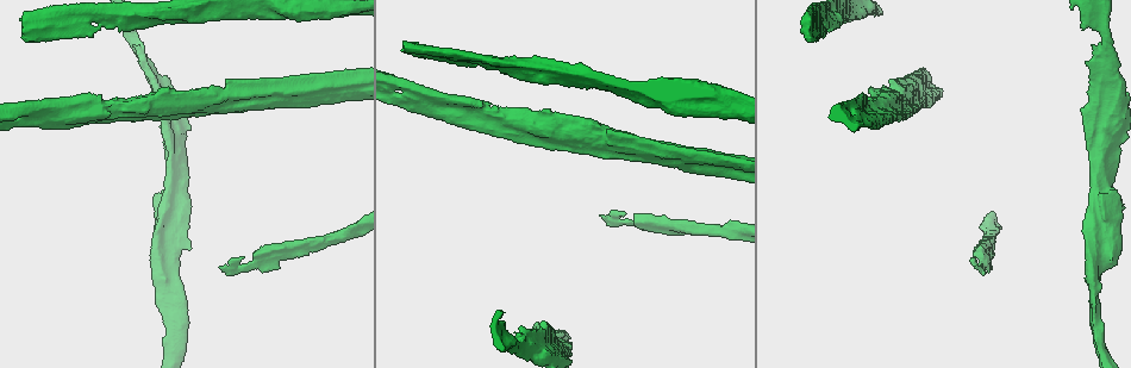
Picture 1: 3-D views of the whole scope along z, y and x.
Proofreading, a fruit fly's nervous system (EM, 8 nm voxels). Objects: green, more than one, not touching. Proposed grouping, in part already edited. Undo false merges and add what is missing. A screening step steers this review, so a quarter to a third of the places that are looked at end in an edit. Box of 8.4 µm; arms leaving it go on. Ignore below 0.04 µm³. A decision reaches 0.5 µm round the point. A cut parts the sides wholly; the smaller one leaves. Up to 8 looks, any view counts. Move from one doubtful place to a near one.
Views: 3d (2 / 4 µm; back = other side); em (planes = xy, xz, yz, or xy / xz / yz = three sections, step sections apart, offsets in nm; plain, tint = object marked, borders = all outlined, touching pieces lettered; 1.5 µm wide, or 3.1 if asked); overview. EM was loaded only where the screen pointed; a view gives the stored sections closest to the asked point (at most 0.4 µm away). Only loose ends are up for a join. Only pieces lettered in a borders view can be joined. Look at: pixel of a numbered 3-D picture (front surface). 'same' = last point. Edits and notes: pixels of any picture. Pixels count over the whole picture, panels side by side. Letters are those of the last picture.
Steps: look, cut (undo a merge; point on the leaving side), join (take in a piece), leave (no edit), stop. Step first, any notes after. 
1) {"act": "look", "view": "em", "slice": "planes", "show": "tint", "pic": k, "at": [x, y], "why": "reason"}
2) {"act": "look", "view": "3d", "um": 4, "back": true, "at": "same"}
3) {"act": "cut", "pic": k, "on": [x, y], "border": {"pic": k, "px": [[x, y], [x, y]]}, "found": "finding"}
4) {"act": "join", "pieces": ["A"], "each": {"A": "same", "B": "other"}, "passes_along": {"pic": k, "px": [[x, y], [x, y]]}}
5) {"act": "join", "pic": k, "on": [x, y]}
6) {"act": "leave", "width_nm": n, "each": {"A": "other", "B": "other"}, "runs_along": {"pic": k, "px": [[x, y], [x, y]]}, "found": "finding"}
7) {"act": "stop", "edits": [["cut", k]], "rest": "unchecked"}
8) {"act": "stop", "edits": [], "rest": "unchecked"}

{"act": "look", "view": "3d", "um": 2, "pic": 1, "at": [1107, 188], "why": "calibre changes"}

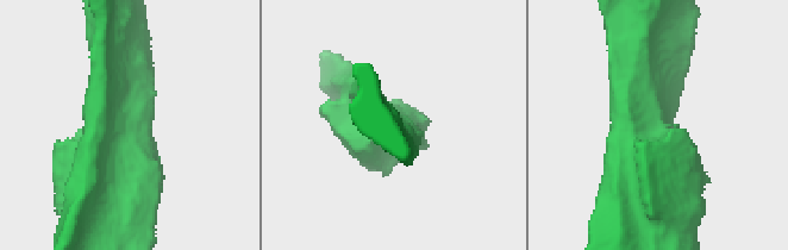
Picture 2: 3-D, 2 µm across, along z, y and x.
{"act": "look", "view": "em", "slice": "xy", "step": 8, "show": "borders", "pic": 2, "at": [653, 121], "arm_widths_nm": [280, 480]}

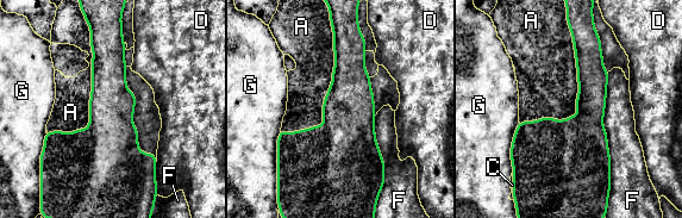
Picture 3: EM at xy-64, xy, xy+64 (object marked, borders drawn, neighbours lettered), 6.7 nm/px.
{"act": "leave", "each": {"A": "other", "C": "other", "D": "other", "F": "other", "G": "other"}, "border": {"pic": 3, "px": [[570, 30], [576, 113], [519, 123]]}, "found": "all the same neuron"}

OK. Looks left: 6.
{"act": "look", "view": "em", "slice": "planes", "show": "borders", "pic": 1, "at": [801, 18], "why": "an open end"}

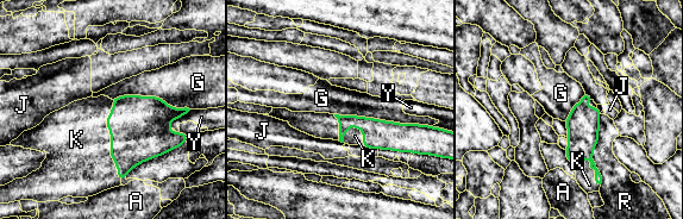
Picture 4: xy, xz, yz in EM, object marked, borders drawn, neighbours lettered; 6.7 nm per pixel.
{"act": "join", "pieces": ["K"], "each": {"A": "other", "G": "other", "J": "other", "K": "same", "R": "other", "Y": "other"}, "found": "it goes on there"}

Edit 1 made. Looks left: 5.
{"act": "look", "view": "overview"}

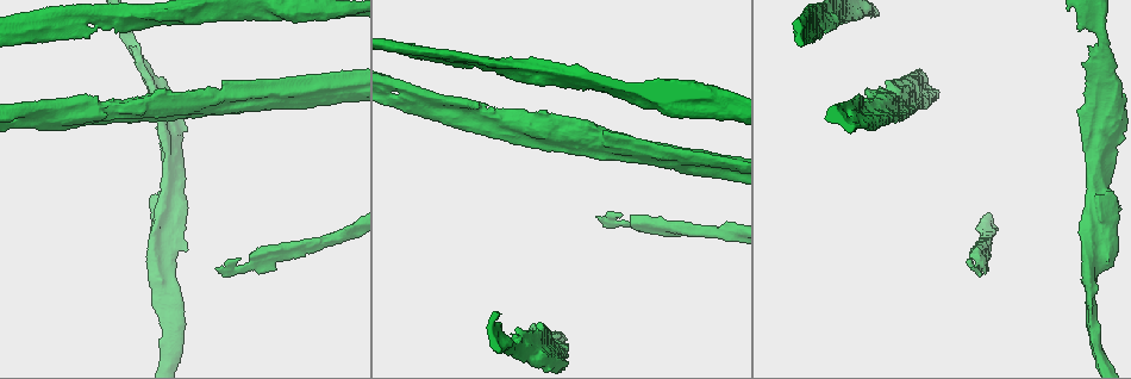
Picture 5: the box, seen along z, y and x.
{"act": "look", "view": "em", "slice": "xy", "step": 4, "show": "borders", "pic": 5, "at": [613, 93], "why": "an open end"}

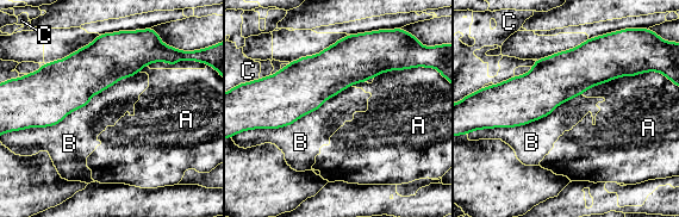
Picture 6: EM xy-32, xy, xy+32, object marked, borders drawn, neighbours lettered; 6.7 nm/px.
{"act": "leave", "each": {"A": "other", "B": "other", "C": "other"}, "runs_along": {"pic": 6, "px": [[623, 73], [560, 76], [500, 124]]}, "found": "none of them fits"}

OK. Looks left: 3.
{"act": "stop", "edits": [["join", 4]], "rest": "unchecked"}

